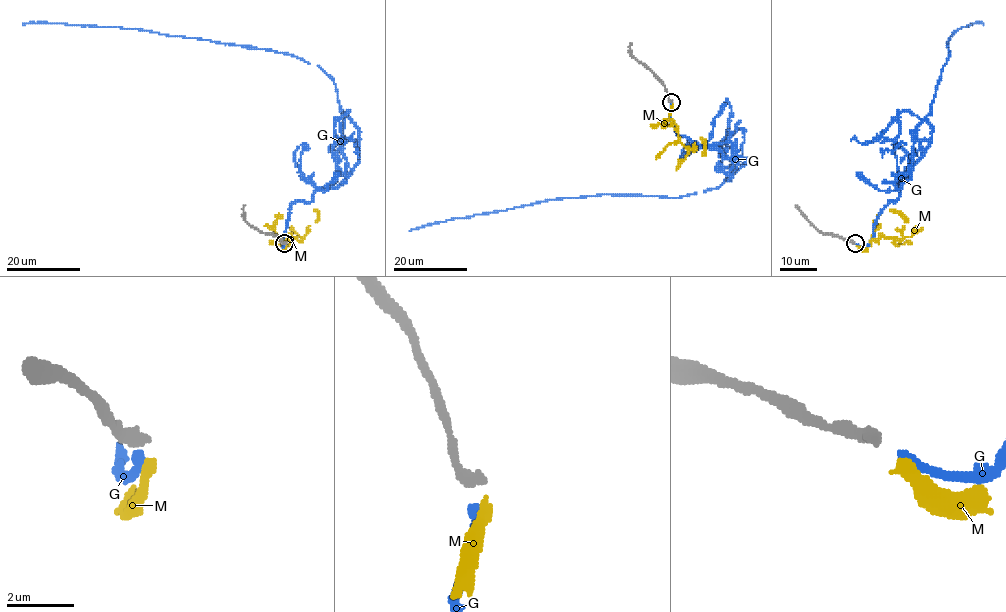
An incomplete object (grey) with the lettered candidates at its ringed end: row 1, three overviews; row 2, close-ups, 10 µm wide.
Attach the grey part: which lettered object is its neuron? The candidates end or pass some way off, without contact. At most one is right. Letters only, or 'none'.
G

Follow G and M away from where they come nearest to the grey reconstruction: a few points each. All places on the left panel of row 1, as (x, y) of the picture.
G: (284, 244), (289, 206), (309, 202), (358, 160), (358, 126), (322, 69), (291, 55), (143, 29), (23, 24)
M: (285, 245), (284, 249), (282, 243), (291, 237), (299, 240), (316, 222), (317, 211), (313, 209)

